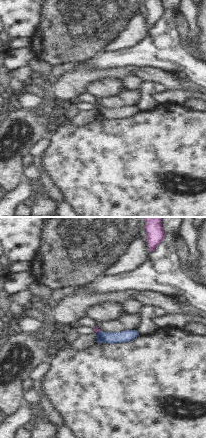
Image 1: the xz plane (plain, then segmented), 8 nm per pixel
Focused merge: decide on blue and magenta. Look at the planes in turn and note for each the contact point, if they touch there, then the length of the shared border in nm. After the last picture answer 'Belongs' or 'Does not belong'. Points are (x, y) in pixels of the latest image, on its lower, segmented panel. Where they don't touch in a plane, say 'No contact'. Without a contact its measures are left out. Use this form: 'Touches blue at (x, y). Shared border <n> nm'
Touches blue at (98, 332). Shared border 40 nm

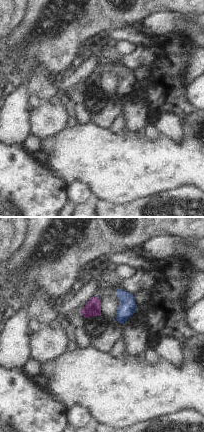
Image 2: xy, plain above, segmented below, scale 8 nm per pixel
Touches blue at (96, 297). Shared border 50 nm

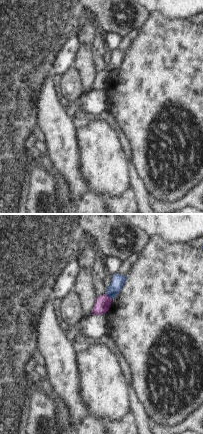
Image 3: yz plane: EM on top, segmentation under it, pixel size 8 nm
Touches blue at (108, 296). Shared border 80 nm

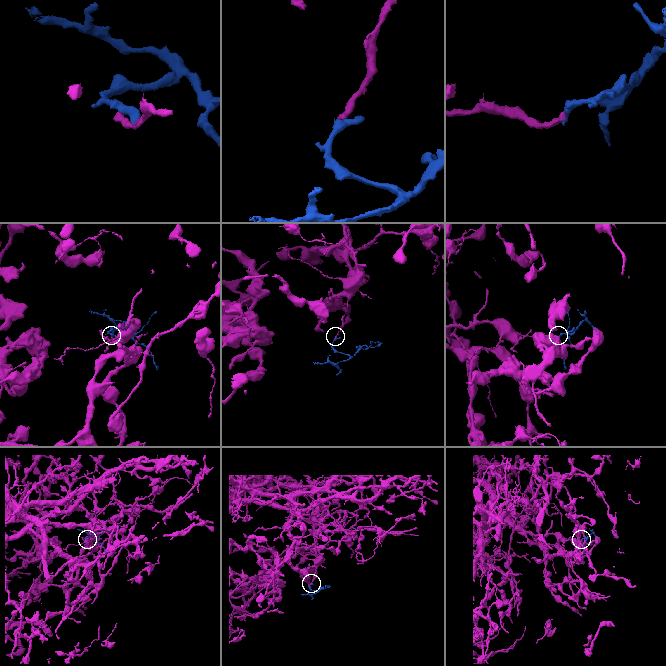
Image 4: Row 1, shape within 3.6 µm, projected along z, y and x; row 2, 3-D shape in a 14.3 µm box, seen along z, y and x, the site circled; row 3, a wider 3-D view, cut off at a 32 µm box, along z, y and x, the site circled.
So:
Does not belong

